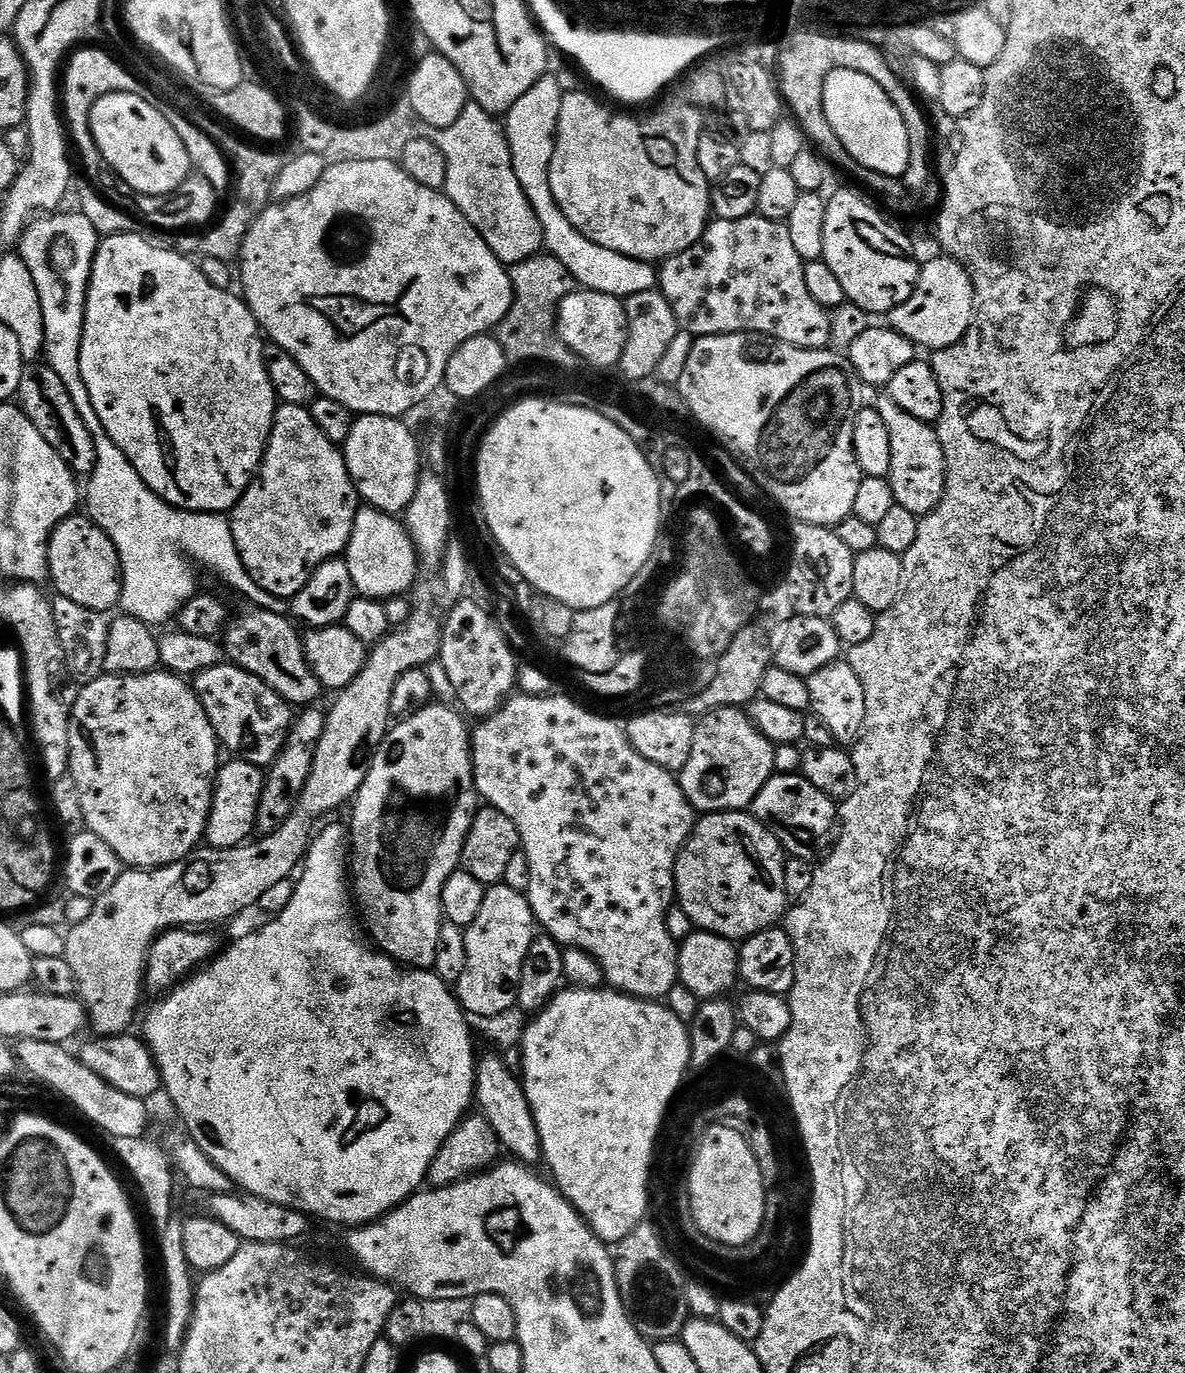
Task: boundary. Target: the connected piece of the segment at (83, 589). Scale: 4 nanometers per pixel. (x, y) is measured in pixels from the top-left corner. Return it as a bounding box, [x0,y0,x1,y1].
[46,519,122,614]

